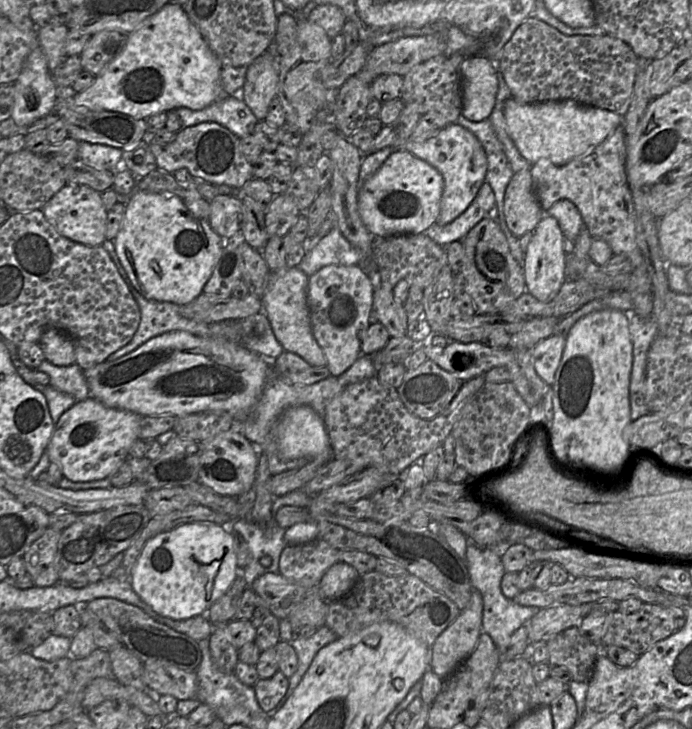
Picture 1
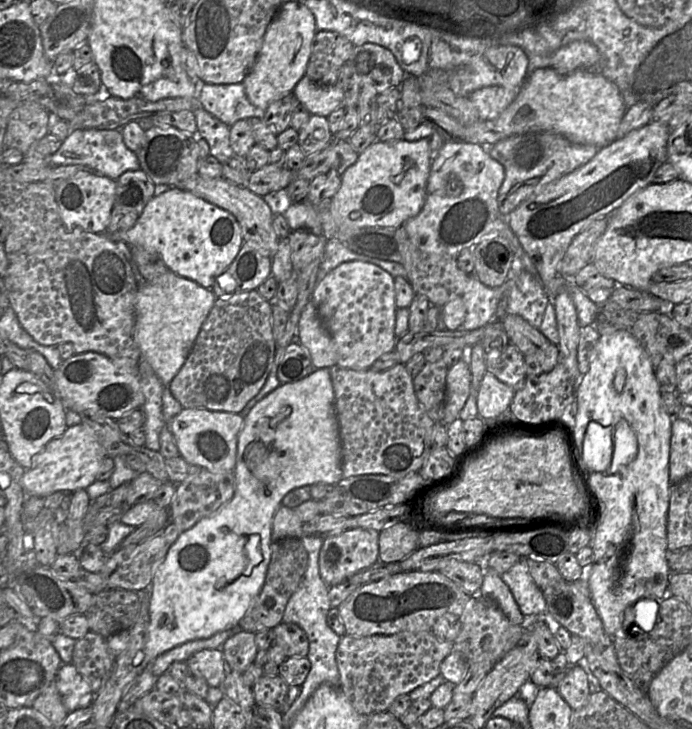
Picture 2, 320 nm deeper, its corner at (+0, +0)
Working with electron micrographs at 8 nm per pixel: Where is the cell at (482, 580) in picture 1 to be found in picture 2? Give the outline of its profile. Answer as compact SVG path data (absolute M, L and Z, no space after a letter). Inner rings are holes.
M526 559L519 561L500 575L511 590L523 615L547 614L547 602L543 591L533 580Z

